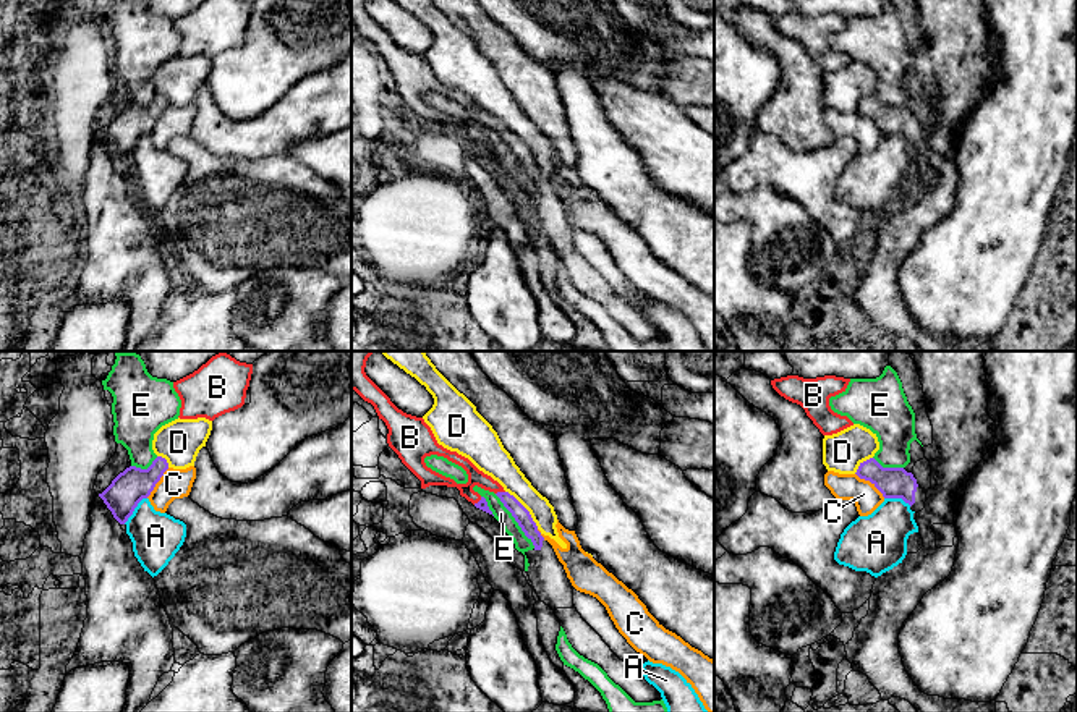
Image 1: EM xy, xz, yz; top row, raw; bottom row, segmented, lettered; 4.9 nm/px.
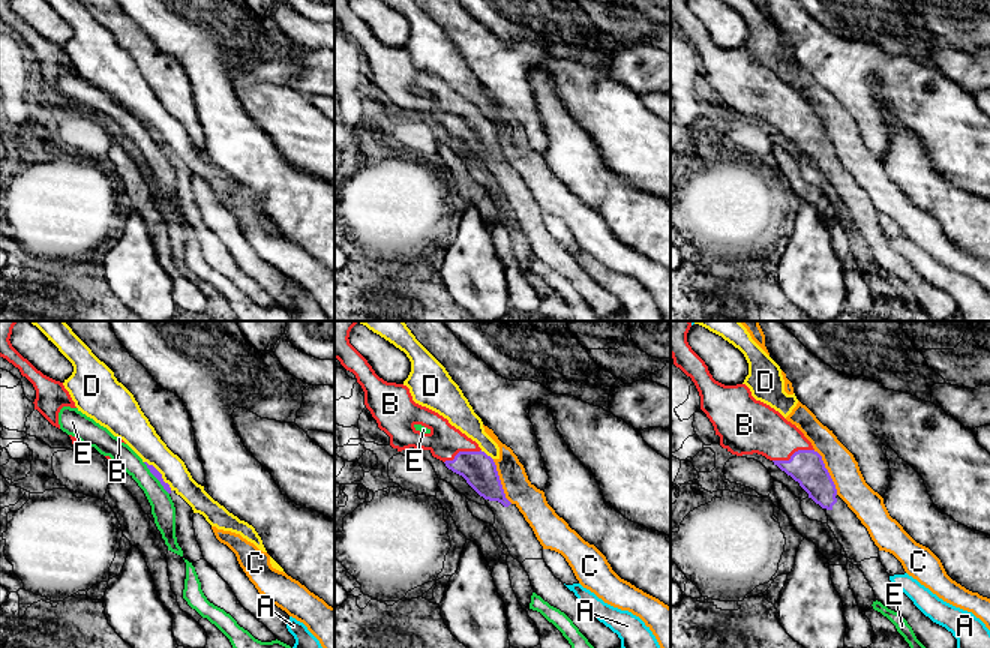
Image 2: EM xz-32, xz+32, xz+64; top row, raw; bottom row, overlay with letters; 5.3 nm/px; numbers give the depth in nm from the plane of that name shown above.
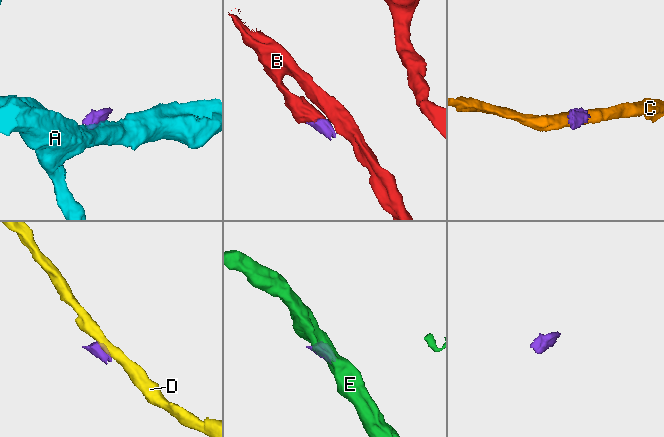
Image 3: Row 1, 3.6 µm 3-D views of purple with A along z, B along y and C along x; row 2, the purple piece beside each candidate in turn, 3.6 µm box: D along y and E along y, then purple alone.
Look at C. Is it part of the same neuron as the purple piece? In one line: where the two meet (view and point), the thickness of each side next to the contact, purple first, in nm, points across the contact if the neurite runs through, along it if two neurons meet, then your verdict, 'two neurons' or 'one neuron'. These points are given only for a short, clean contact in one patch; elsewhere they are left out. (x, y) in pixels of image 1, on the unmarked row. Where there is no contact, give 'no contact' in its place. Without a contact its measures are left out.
contact yz (870, 118); calibres 160 and 140 nm; border yz (855, 110), (885, 135); two neurons

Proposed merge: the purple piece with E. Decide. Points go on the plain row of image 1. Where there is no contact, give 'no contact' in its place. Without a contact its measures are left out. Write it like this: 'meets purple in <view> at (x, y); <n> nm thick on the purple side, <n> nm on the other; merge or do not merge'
meets purple in xz at (515, 157); 80 nm thick on the purple side, 80 nm on the other; do not merge

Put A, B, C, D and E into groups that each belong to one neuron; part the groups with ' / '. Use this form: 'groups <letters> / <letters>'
groups A / B / C / D / E

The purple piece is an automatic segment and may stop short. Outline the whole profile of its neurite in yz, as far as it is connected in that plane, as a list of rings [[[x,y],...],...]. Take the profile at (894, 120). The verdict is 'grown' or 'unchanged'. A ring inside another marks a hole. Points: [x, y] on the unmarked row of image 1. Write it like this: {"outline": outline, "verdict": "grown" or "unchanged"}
{"outline": [[[870,95],[860,100],[855,112],[870,118],[884,136],[902,136],[915,150],[925,146],[926,128],[904,105],[883,105],[875,95]]], "verdict": "grown"}

